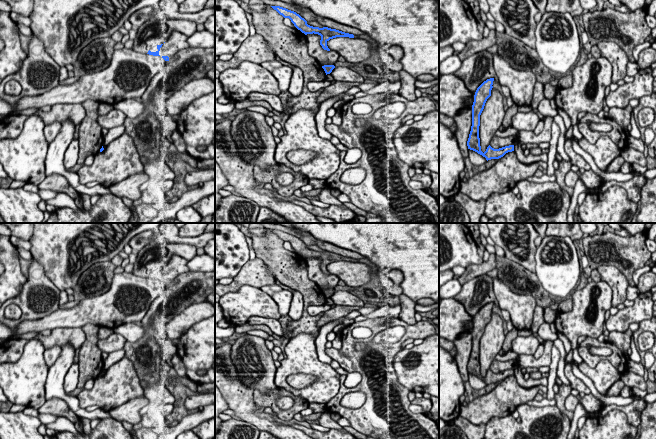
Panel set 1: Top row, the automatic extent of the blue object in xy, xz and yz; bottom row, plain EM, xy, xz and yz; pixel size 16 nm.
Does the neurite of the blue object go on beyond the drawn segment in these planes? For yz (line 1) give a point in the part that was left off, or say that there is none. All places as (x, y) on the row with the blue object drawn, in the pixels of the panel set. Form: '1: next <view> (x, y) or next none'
1: next none

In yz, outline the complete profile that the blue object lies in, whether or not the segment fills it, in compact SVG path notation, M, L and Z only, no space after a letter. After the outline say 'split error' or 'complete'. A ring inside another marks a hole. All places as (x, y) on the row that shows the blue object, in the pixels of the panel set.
M494 78L487 79L475 92L474 102L472 105L472 126L467 141L468 149L482 155L487 161L491 159L499 159L506 153L514 151L514 145L505 146L499 149L494 149L489 145L484 153L481 151L479 138L480 115L484 109L487 99L491 96L493 81Z; complete

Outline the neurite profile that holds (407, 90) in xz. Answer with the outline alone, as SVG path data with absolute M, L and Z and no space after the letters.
M405 70L399 71L399 77L401 82L399 95L403 96L409 101L416 100L417 99L415 95L415 90L417 89L415 86L416 79Z

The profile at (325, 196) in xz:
M324 188L322 189L321 193L319 194L319 200L325 204L329 205L337 205L342 208L347 208L343 203L341 203L338 198L335 198L331 194L331 189L330 188Z

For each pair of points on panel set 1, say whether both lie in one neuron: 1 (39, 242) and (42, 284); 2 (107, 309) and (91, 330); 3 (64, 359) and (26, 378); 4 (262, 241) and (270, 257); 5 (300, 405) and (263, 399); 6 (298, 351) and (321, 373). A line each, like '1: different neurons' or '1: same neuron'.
1: different neurons
2: different neurons
3: different neurons
4: same neuron
5: same neuron
6: same neuron

